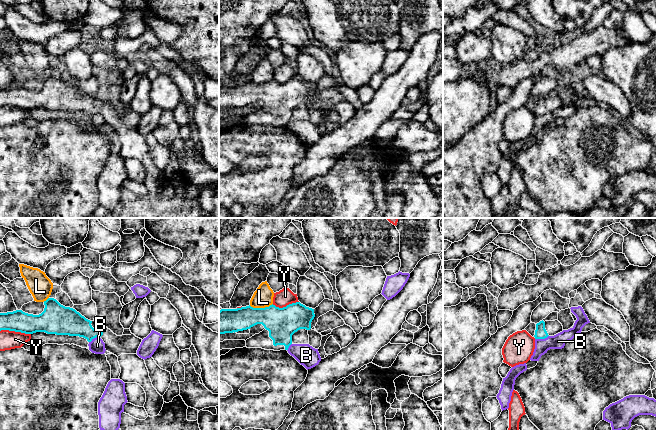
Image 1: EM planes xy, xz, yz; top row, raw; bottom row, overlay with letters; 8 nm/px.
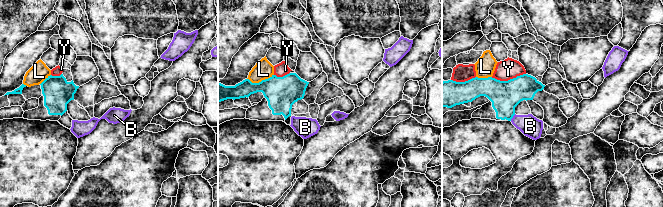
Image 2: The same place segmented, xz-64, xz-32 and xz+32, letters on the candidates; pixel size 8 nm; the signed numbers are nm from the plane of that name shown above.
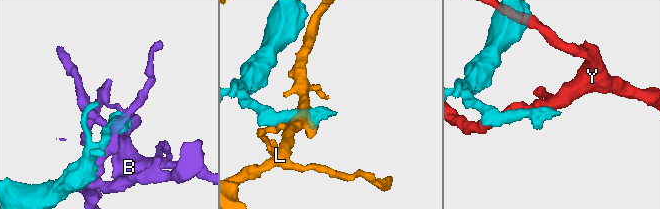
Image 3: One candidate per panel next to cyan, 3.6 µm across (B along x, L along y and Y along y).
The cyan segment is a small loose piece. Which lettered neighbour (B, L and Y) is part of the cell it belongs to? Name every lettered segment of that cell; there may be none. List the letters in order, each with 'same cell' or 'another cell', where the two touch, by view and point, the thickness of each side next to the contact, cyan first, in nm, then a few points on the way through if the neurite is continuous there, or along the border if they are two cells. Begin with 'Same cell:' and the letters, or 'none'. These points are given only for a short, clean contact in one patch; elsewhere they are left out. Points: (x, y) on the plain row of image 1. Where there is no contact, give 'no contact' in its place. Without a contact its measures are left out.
Same cell: none
B: another cell | yz (541, 114) | 100/120 nm
L: another cell | xz (260, 84) | 240/160 nm
Y: another cell | xy (15, 107) | 170/150 nm

